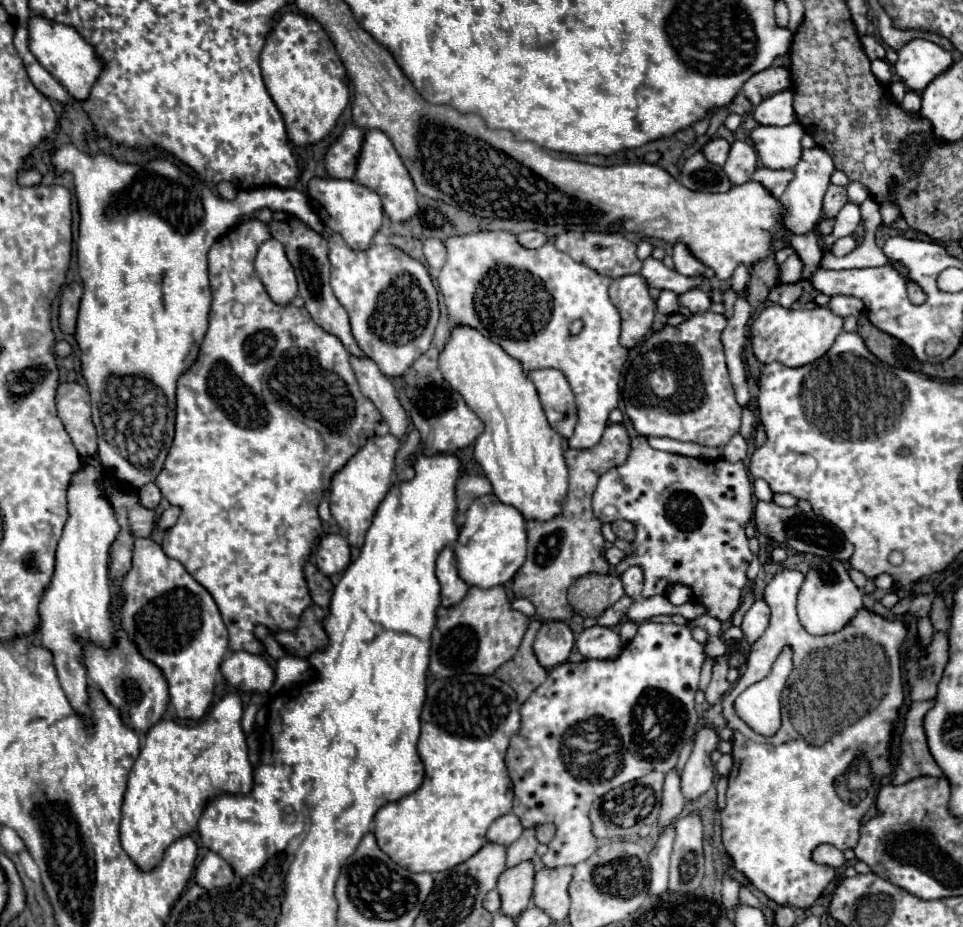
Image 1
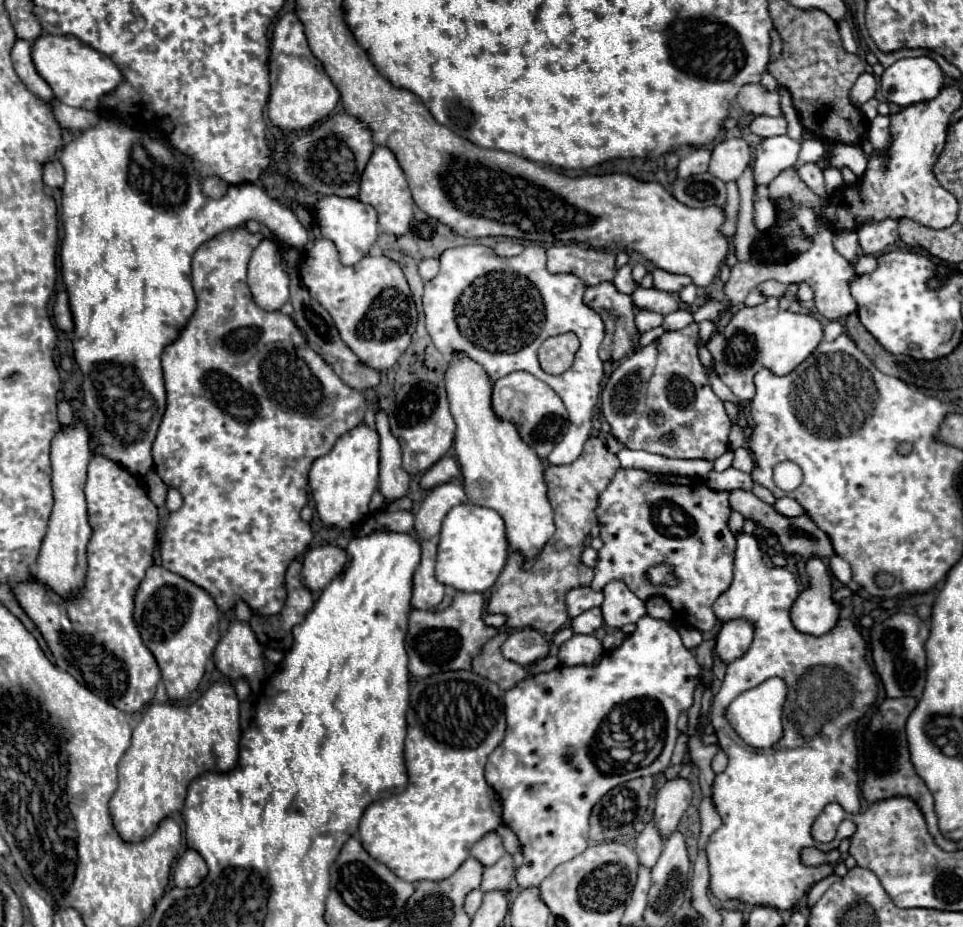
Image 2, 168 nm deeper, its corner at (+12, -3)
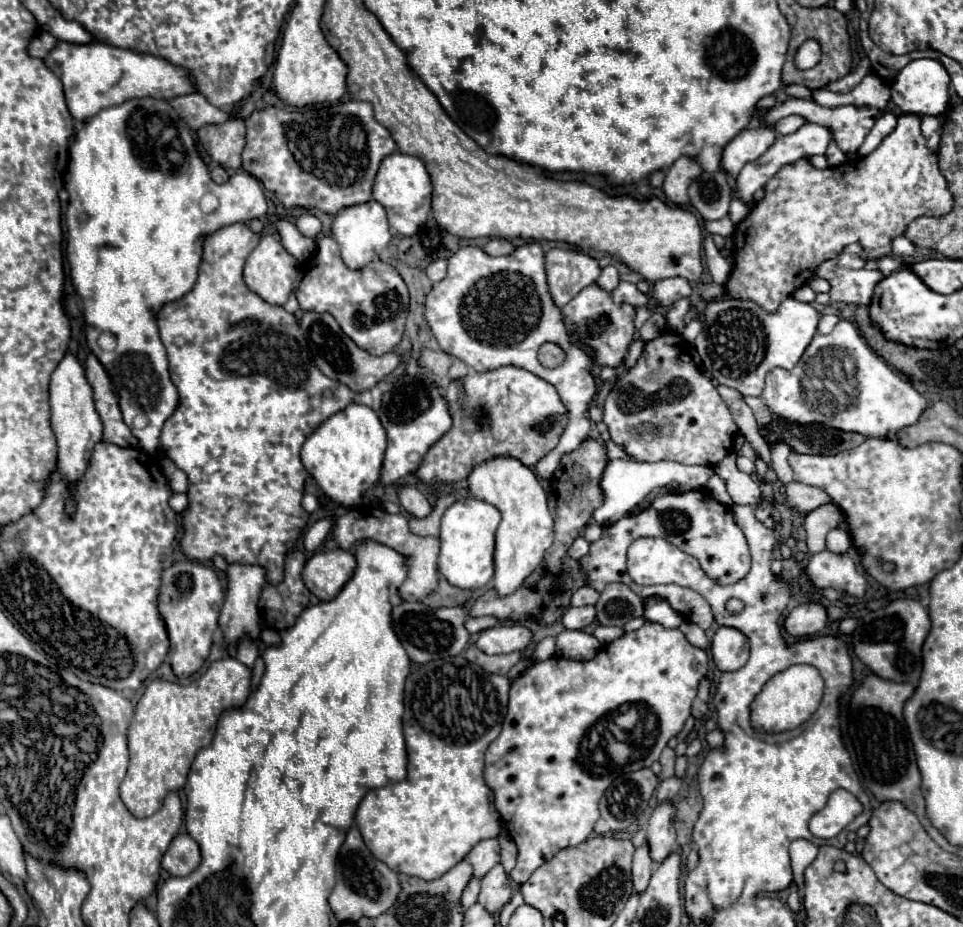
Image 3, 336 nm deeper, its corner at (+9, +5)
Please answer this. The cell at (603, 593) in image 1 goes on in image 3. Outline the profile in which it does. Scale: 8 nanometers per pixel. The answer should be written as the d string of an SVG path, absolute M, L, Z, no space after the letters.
M585 585L585 587L581 587L581 589L577 589L577 591L573 593L573 597L571 597L571 605L573 605L573 607L595 605L597 599L599 599L599 593L597 593L595 589L591 589L591 587Z

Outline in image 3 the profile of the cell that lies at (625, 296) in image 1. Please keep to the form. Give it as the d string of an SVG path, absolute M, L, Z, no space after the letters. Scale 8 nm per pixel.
M589 285L583 291L579 291L561 309L561 313L563 313L563 319L565 319L565 327L569 329L569 335L571 335L571 343L575 347L583 349L595 365L619 367L619 363L627 355L627 347L633 341L633 333L635 333L631 315L629 315L629 321L627 321L627 309L631 309L635 313L635 307L615 305L607 291L599 289L597 285Z

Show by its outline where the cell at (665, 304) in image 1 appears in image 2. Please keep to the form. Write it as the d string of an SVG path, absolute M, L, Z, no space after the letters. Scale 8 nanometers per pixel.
M640 309L638 315L636 315L636 327L638 331L648 331L652 327L658 327L662 323L662 315L656 313L656 311L650 311L650 309Z

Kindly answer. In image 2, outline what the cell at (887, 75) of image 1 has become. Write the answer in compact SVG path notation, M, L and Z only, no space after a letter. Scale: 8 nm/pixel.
M862 73L856 85L852 87L852 101L856 101L856 105L862 105L868 99L872 99L874 93L876 93L876 77L872 73Z

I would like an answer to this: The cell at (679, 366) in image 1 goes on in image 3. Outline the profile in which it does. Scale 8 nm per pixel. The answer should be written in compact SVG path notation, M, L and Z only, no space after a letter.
M665 331L645 343L637 365L621 375L605 399L603 421L611 441L635 461L679 461L685 465L715 467L733 451L739 427L715 385L691 365L685 339Z

